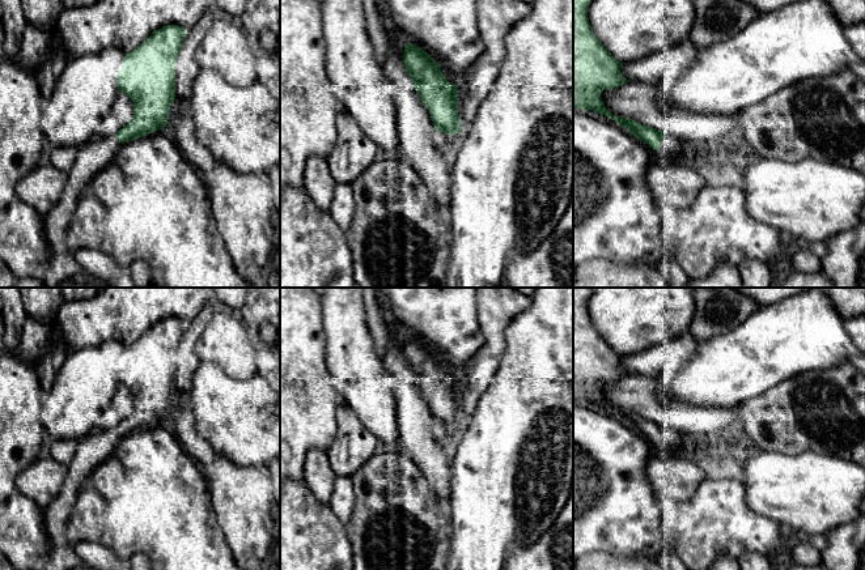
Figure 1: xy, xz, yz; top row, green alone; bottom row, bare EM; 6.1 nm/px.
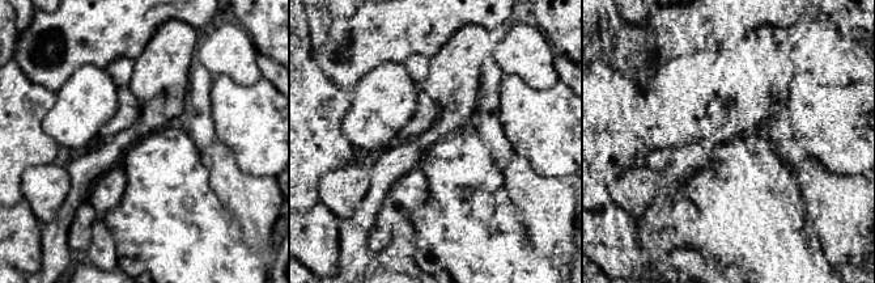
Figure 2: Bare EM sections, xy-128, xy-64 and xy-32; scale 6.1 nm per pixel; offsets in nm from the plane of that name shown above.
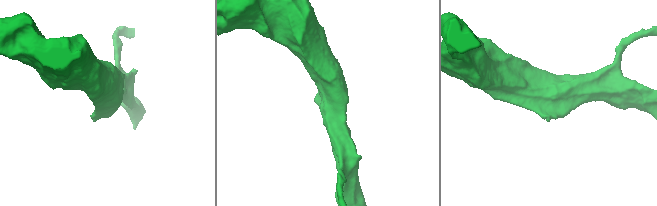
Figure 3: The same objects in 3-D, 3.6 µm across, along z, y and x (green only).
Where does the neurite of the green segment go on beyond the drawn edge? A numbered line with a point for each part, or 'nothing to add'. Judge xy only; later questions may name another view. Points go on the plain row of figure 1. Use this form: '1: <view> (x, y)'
1: xy (92, 450)

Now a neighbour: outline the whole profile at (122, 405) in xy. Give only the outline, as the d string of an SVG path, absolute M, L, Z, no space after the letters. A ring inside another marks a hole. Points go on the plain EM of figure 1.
M119 384L110 407L103 412L99 420L99 430L111 430L118 426L124 418L127 418L133 411L133 396L131 391Z

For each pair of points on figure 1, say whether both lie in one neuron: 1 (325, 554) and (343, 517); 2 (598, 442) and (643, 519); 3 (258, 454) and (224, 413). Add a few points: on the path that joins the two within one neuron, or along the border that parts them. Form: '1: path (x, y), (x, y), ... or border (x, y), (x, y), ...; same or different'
1: border (329, 505), (344, 526); different
2: path (600, 462), (602, 464), (602, 479), (623, 500); same
3: path (254, 443), (234, 424); same

